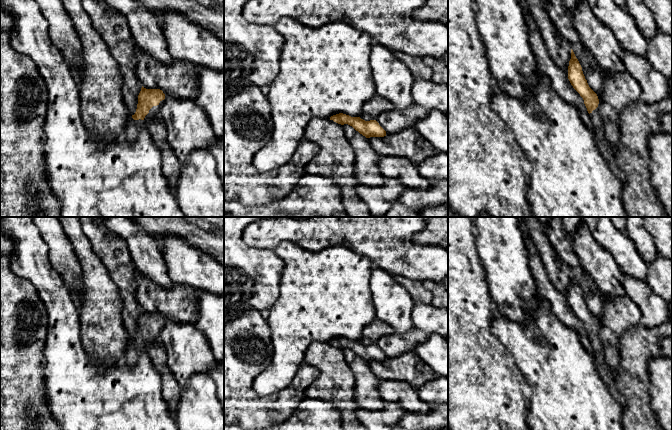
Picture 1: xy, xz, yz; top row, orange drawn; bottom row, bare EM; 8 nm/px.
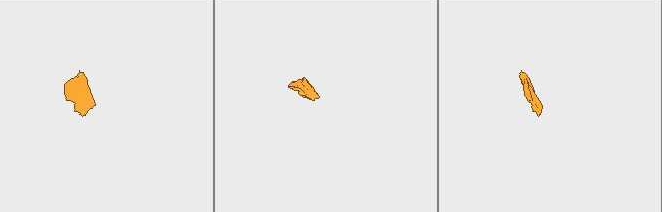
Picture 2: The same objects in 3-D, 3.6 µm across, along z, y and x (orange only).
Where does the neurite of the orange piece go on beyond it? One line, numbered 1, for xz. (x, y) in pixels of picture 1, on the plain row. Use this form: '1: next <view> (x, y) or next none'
1: next none

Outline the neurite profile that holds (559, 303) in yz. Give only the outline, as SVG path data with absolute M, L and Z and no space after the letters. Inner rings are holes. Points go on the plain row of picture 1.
M524 232L525 245L529 253L530 268L536 279L541 296L550 302L554 315L568 327L573 328L579 335L584 348L593 354L593 348L583 322L571 309L568 299L560 293L551 282L542 260L529 235Z

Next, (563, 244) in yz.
M550 217L547 228L549 240L558 256L569 267L578 283L589 311L600 322L603 319L604 303L596 282L585 271L574 248L573 240L565 232L563 217Z

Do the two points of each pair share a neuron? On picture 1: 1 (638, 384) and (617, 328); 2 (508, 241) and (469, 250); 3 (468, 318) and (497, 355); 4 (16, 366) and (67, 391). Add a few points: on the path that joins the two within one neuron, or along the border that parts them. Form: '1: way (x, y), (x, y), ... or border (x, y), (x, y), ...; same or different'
1: border (639, 323), (630, 327), (619, 338), (620, 360); different
2: border (474, 227), (476, 251), (485, 270); different
3: way (469, 327), (488, 346); same
4: border (43, 357), (44, 396), (48, 403); different

